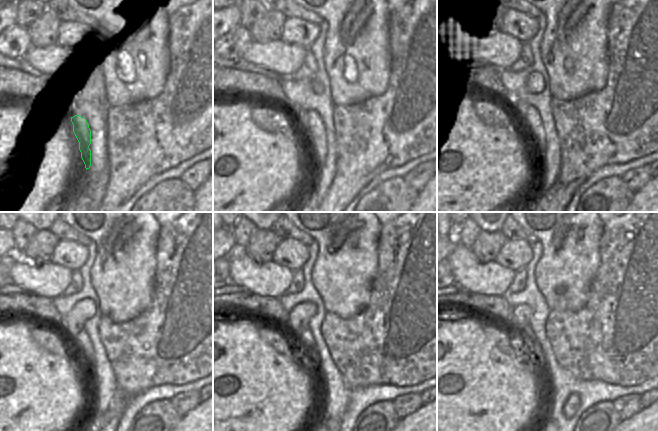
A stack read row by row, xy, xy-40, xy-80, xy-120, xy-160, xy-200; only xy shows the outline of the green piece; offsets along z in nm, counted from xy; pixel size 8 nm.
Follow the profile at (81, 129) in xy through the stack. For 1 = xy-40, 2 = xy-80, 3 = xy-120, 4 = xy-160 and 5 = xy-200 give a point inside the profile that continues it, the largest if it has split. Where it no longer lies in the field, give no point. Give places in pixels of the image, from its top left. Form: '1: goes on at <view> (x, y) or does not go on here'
1: goes on at xy-40 (301, 115)
2: goes on at xy-80 (520, 107)
3: goes on at xy-120 (72, 324)
4: goes on at xy-160 (299, 317)
5: goes on at xy-200 (522, 313)

